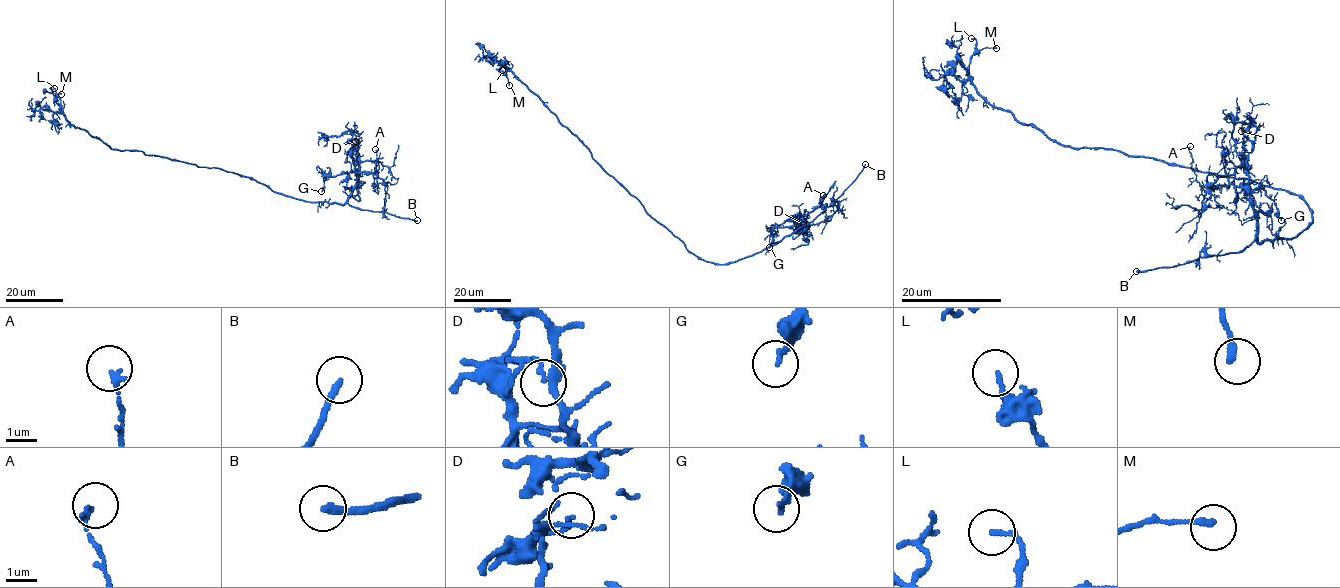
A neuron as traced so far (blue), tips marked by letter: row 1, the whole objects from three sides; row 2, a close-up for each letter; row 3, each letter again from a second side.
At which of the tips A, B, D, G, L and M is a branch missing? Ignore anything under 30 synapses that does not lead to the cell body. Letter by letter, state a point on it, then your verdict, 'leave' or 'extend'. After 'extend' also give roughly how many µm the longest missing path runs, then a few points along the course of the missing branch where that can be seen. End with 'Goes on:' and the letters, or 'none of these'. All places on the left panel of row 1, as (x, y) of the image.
A: at (375, 149); leave
B: at (417, 220); extend; about 30 µm are missing; missing branch runs (417, 220), (429, 224), (432, 219), (424, 241)
D: at (355, 141); leave
G: at (321, 191); leave
L: at (54, 88); leave
M: at (61, 94); leave
Goes on: B

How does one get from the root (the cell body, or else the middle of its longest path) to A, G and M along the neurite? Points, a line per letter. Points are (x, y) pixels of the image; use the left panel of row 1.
A: (216, 168), (250, 177), (275, 192), (299, 200), (343, 204), (357, 181), (355, 171), (373, 174), (375, 149)
G: (216, 168), (250, 177), (299, 200), (342, 204), (357, 174), (352, 171), (333, 176), (323, 173), (321, 191)
M: (216, 168), (199, 167), (142, 151), (112, 149), (85, 130), (75, 127), (65, 118), (58, 97), (61, 94)

